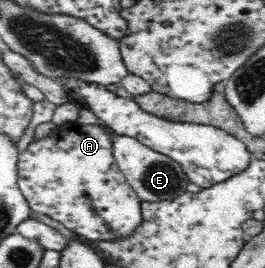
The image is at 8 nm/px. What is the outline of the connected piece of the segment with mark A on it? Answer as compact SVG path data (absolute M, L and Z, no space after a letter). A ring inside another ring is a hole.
M73 123L56 125L50 135L35 138L19 155L17 185L34 213L44 214L66 230L90 241L110 242L110 238L130 238L142 224L141 198L117 165L113 156L114 133L103 124Z

